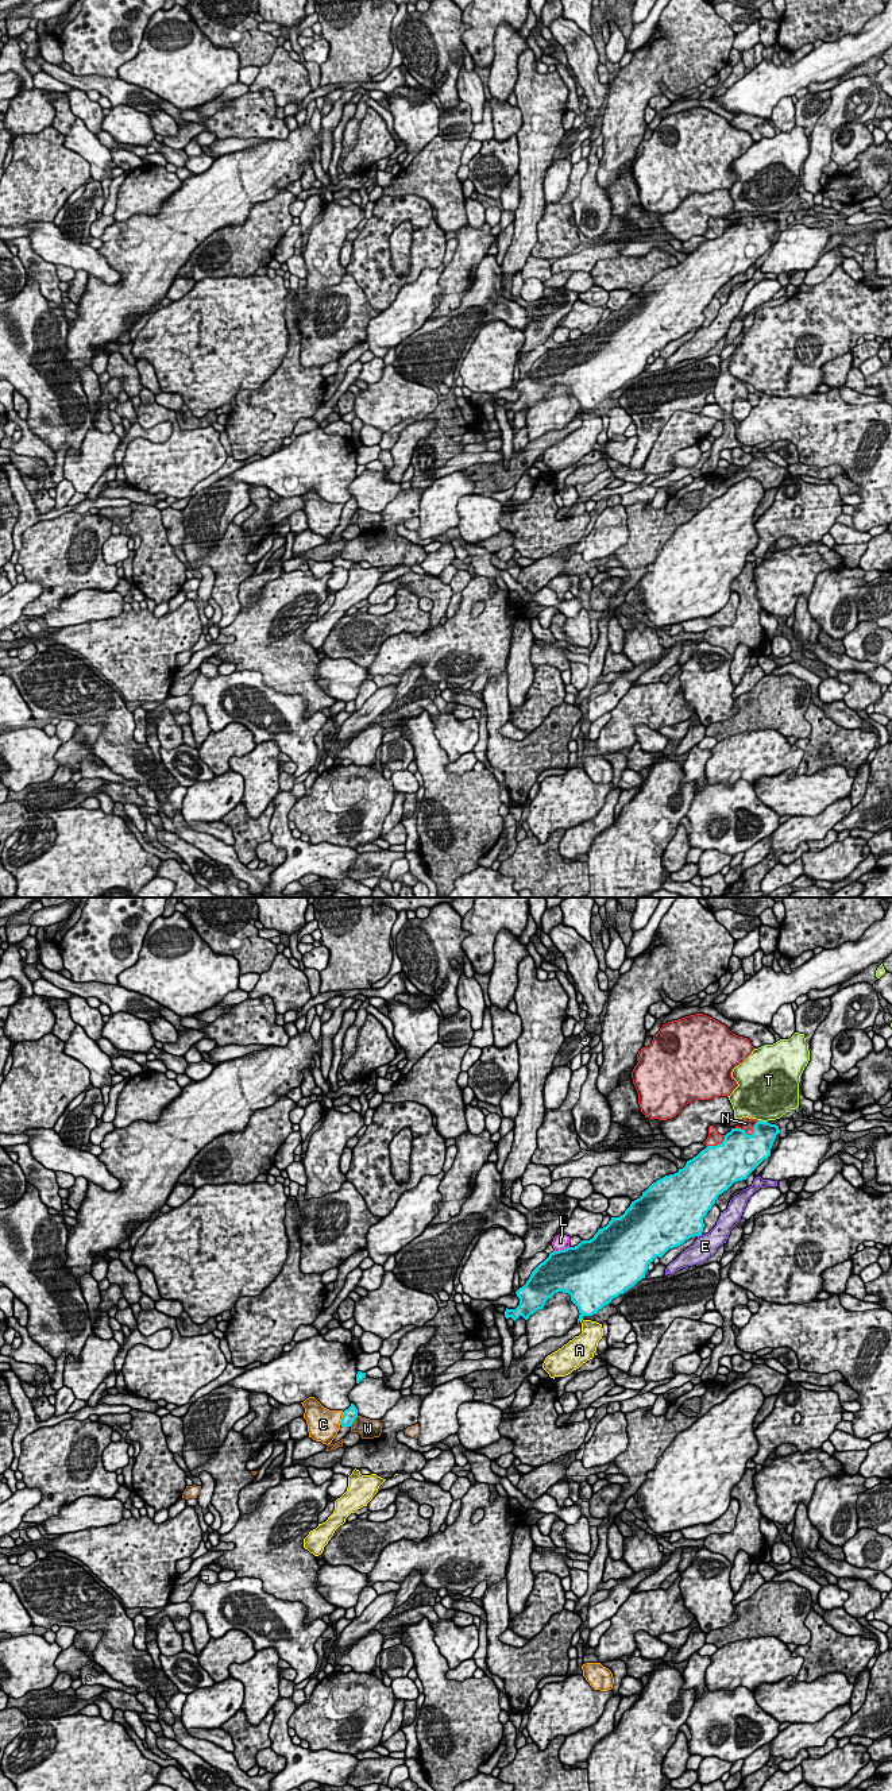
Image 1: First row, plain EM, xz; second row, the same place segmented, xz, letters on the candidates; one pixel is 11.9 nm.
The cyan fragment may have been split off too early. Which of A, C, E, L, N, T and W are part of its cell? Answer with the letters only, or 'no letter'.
no letter

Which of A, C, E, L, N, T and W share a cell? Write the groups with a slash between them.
A / C / E / L / N / T / W

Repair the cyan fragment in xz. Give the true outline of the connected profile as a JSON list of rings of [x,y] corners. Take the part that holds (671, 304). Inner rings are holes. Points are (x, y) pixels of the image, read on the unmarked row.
[[[761,213],[754,217],[752,228],[748,228],[745,223],[731,221],[721,238],[707,239],[687,254],[677,266],[653,275],[640,292],[632,294],[623,308],[611,310],[609,317],[599,321],[592,332],[551,346],[532,364],[526,377],[515,385],[520,398],[515,402],[506,401],[505,410],[515,414],[522,409],[528,413],[536,404],[542,402],[545,394],[557,385],[571,389],[571,394],[580,406],[578,416],[584,409],[596,406],[613,391],[645,371],[648,358],[656,350],[661,351],[669,341],[683,337],[692,329],[702,328],[703,310],[718,289],[734,275],[746,273],[771,248],[777,227],[780,227],[779,219]]]

